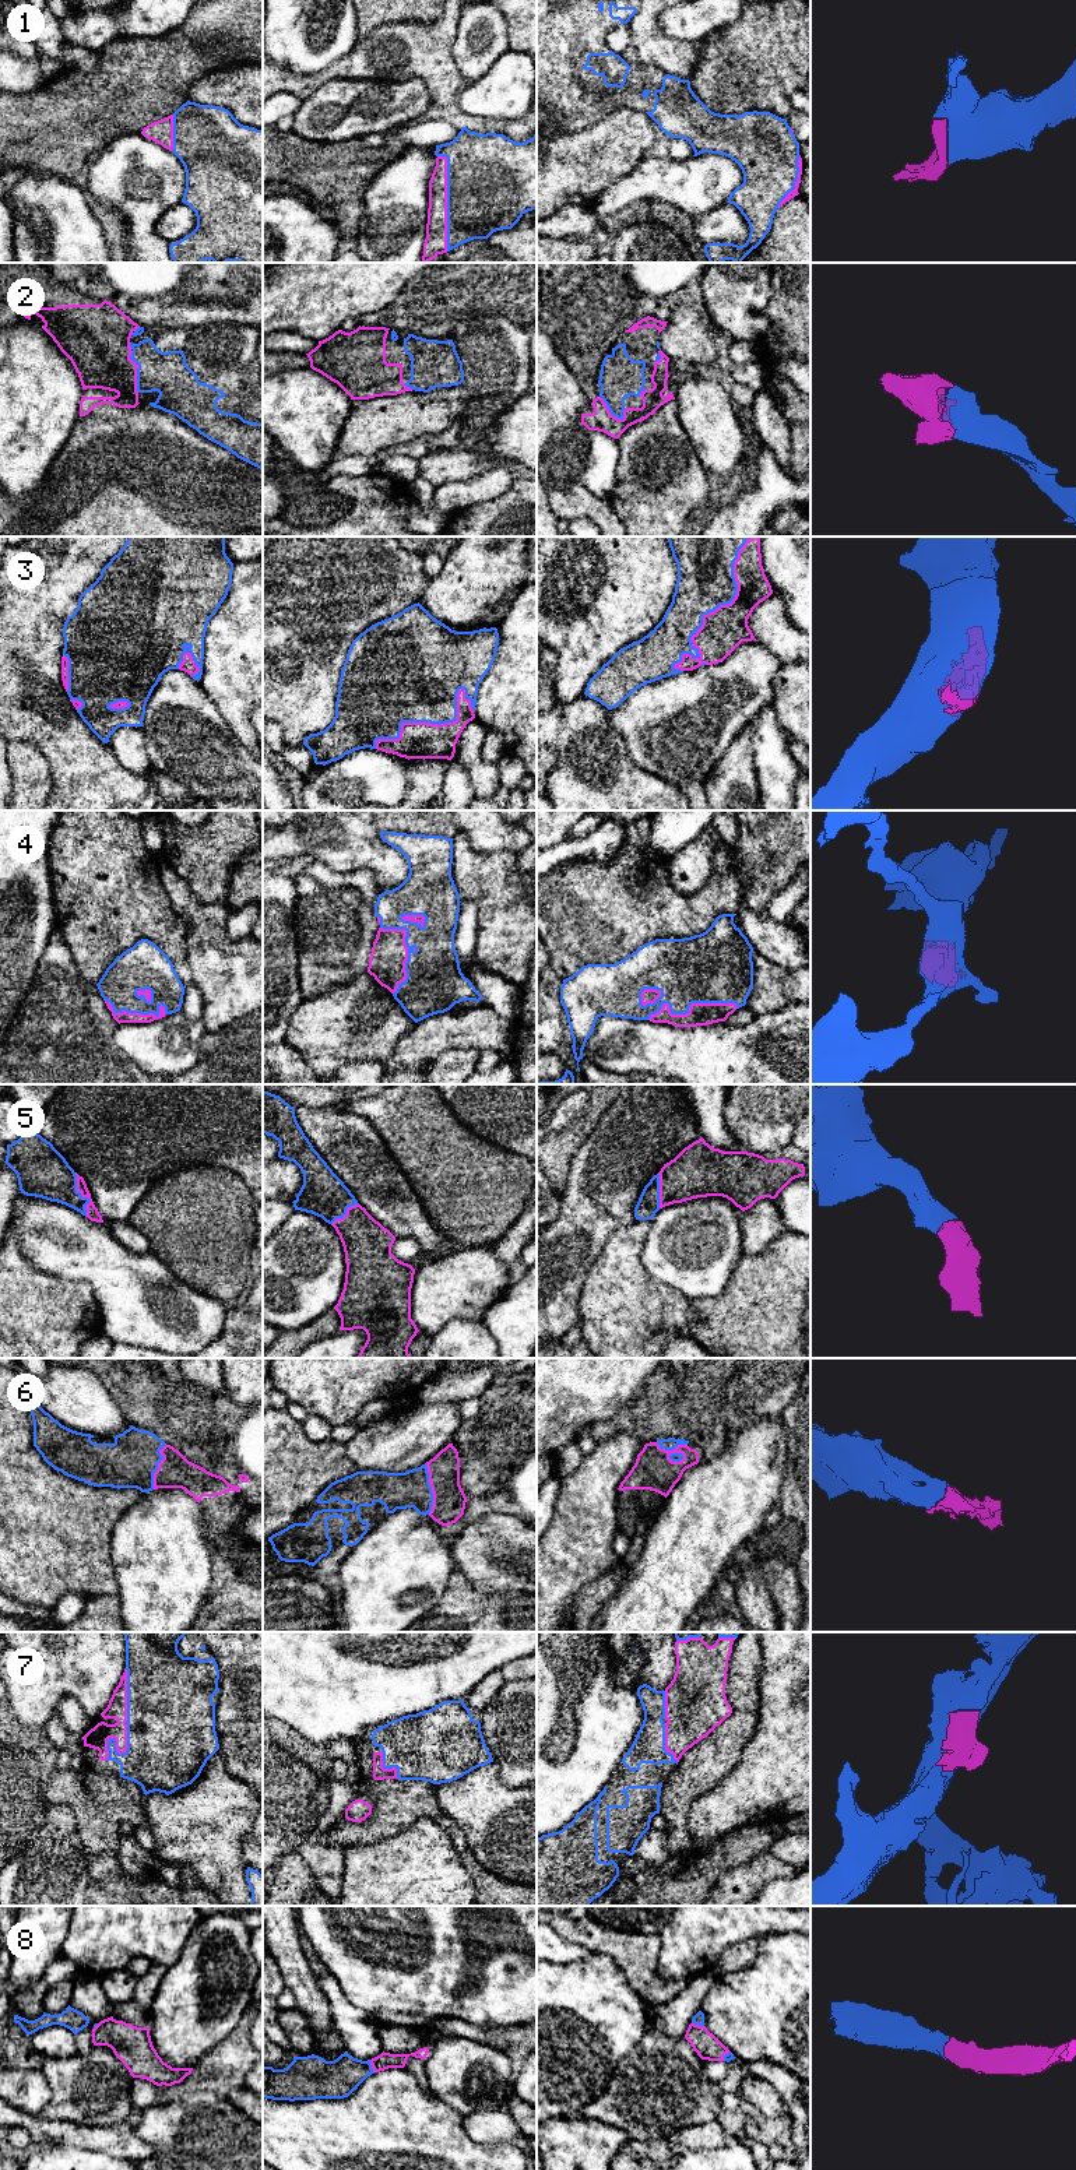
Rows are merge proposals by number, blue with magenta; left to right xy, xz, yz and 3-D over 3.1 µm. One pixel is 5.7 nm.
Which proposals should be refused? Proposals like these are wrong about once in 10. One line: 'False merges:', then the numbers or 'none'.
False merges: none

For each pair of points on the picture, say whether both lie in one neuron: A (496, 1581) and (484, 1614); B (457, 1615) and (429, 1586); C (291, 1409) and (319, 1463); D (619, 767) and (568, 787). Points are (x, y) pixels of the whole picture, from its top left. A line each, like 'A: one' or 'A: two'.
A: two
B: two
C: two
D: one

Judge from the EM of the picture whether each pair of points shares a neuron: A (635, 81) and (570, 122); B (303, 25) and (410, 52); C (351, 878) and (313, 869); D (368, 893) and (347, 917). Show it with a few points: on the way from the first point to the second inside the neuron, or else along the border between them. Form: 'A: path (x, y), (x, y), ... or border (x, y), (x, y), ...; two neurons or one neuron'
A: path (618, 81), (609, 88), (600, 90), (584, 105); one neuron
B: border (358, 39), (345, 55), (333, 62); two neurons
C: path (341, 878), (327, 878), (323, 875); one neuron
D: border (333, 886), (352, 886), (366, 903), (373, 906); two neurons

